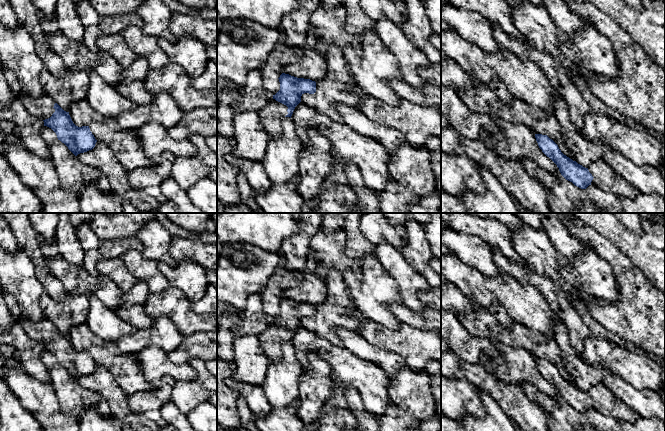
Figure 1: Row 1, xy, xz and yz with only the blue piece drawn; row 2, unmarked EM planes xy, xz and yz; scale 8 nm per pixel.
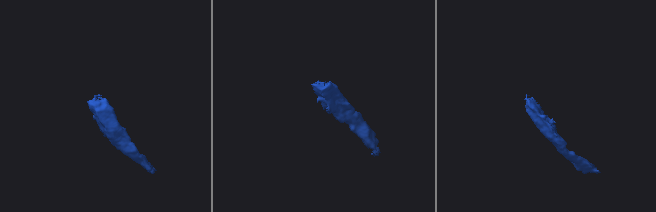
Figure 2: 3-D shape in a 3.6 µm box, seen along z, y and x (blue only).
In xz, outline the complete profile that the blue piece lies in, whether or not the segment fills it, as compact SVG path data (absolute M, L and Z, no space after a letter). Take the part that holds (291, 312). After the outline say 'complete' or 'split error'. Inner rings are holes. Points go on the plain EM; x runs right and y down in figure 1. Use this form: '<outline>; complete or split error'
M282 297L278 303L280 314L263 333L258 335L265 354L274 362L283 359L281 343L291 342L295 331L301 326L301 320L304 317L316 316L316 306L310 303L297 302L285 297Z; split error

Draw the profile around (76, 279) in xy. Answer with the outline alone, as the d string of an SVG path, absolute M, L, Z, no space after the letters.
M62 258L44 259L47 272L60 280L70 294L95 294L98 299L113 310L121 305L123 292L108 277L98 278L90 274L83 265L73 265Z

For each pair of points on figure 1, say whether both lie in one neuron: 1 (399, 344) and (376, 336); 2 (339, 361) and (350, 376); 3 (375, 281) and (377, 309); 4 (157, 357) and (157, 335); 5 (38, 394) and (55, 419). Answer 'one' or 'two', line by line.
1: one
2: one
3: one
4: two
5: one

